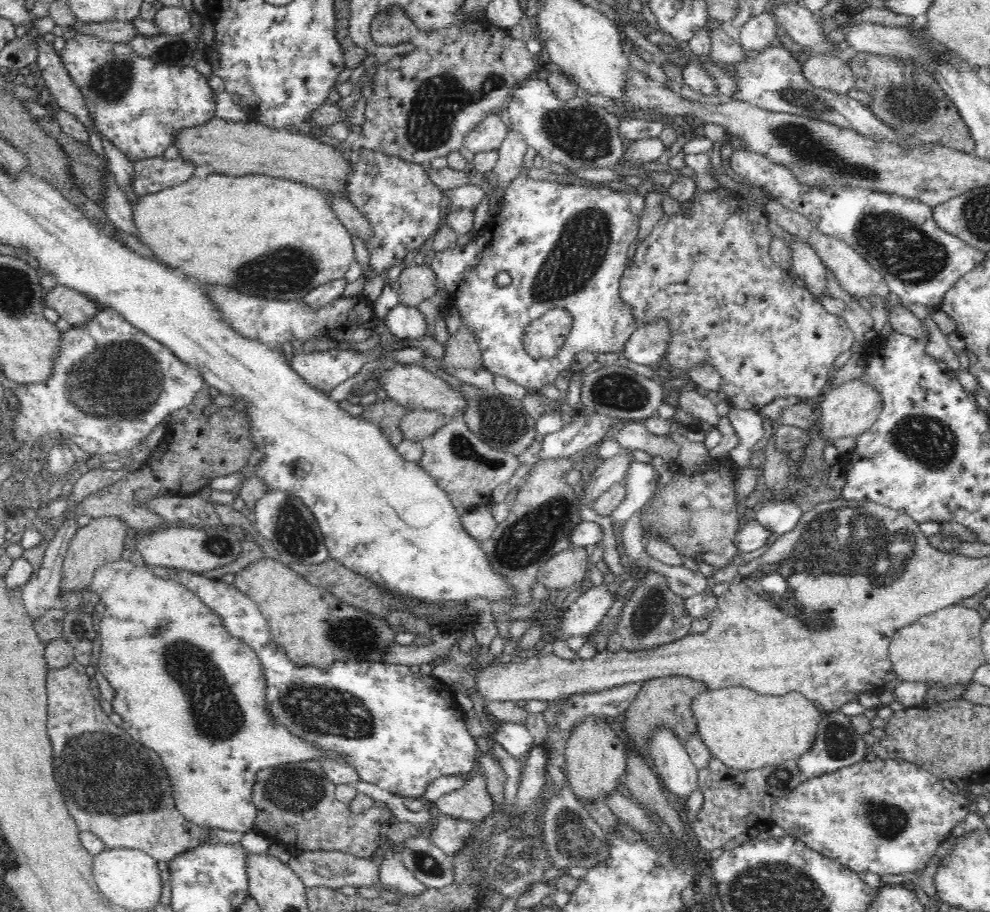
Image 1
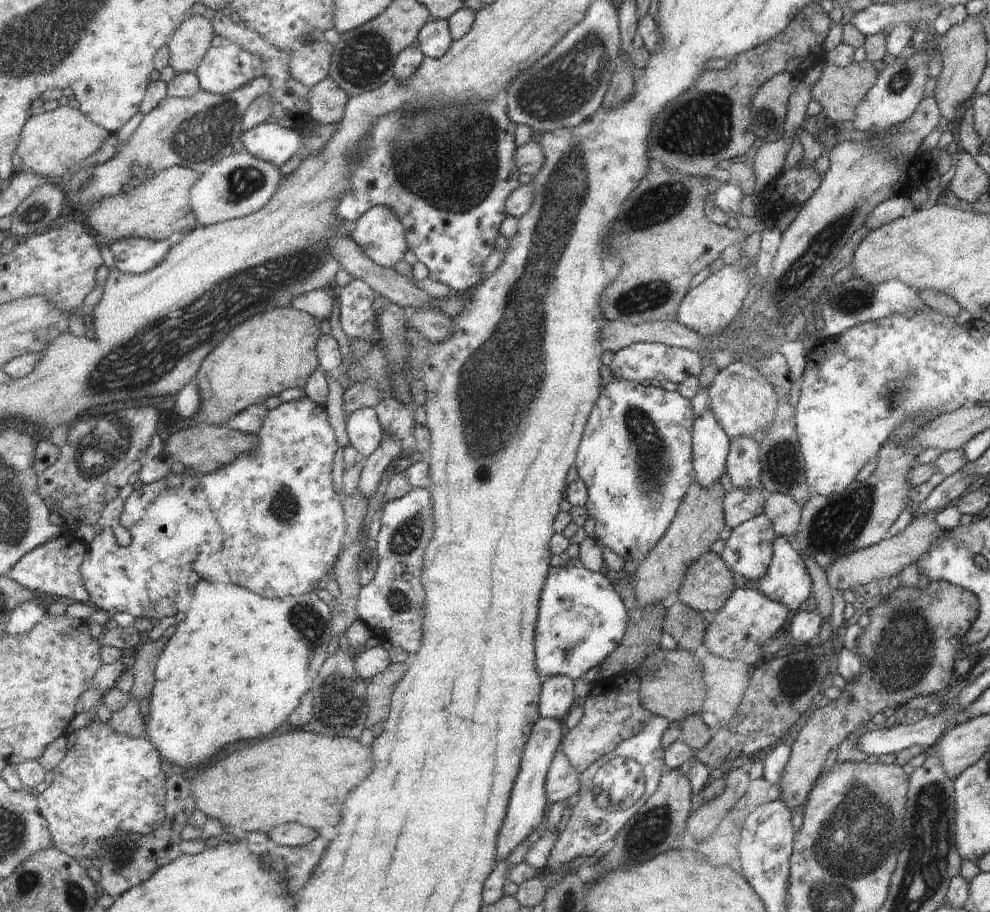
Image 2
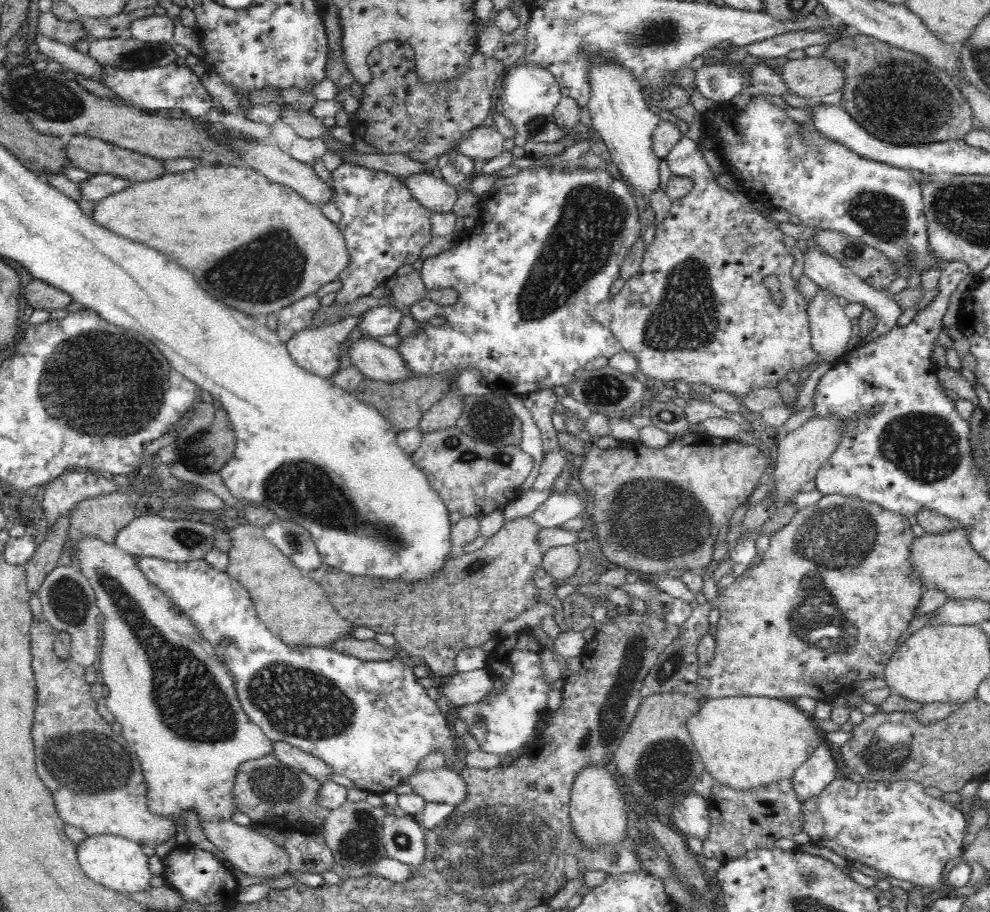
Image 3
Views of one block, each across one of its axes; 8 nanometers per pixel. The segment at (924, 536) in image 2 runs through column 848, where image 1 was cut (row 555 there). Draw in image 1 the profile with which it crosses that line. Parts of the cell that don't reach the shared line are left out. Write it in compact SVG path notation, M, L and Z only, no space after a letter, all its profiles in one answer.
M569 545L540 566L537 582L549 590L558 590L565 594L578 587L584 580L586 566L588 566L588 552L585 548Z

